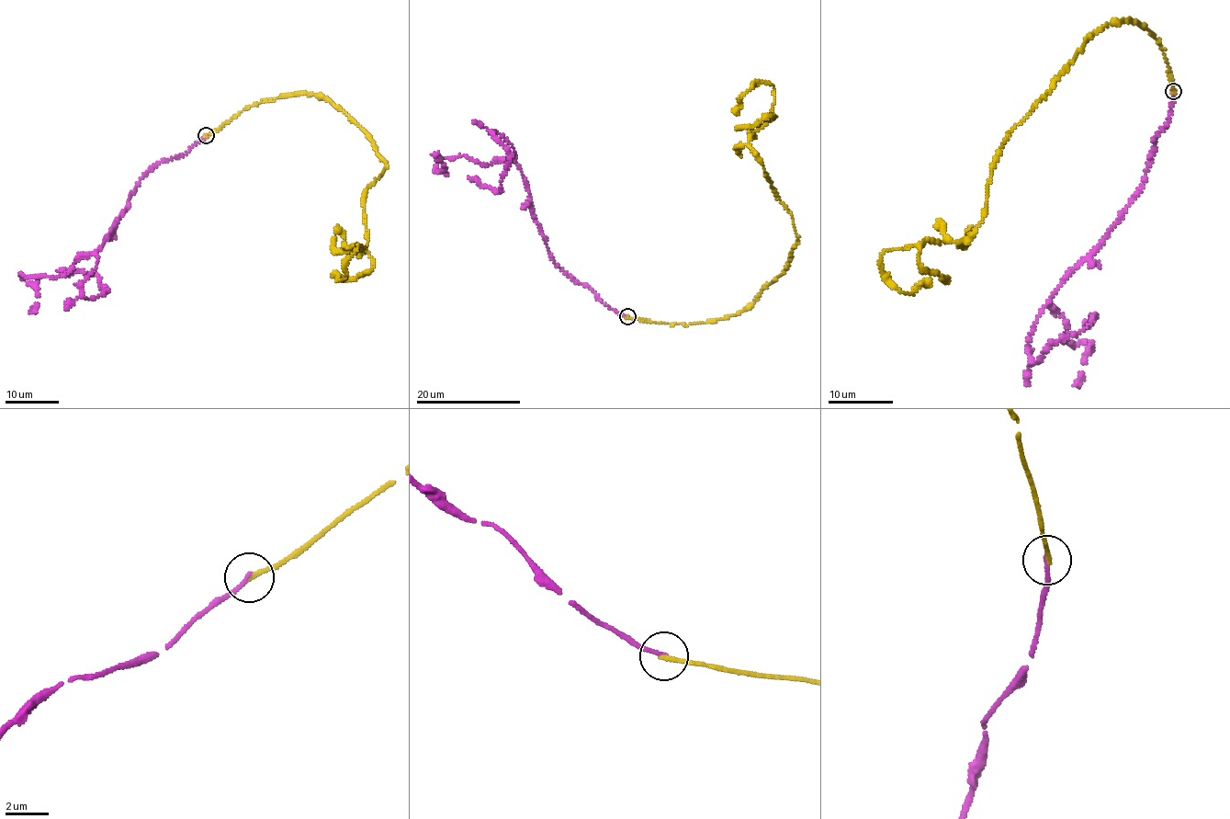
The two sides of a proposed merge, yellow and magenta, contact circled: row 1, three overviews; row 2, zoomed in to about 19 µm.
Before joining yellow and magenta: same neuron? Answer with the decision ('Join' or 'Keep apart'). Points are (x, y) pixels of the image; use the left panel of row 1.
Keep apart

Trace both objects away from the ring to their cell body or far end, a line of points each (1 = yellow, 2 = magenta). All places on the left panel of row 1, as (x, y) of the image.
1: (207, 135), (306, 94), (366, 134), (385, 163), (366, 192), (367, 244), (344, 247), (363, 248), (334, 273)
2: (207, 135), (135, 188), (82, 283), (85, 297), (106, 292), (97, 277), (56, 271)

